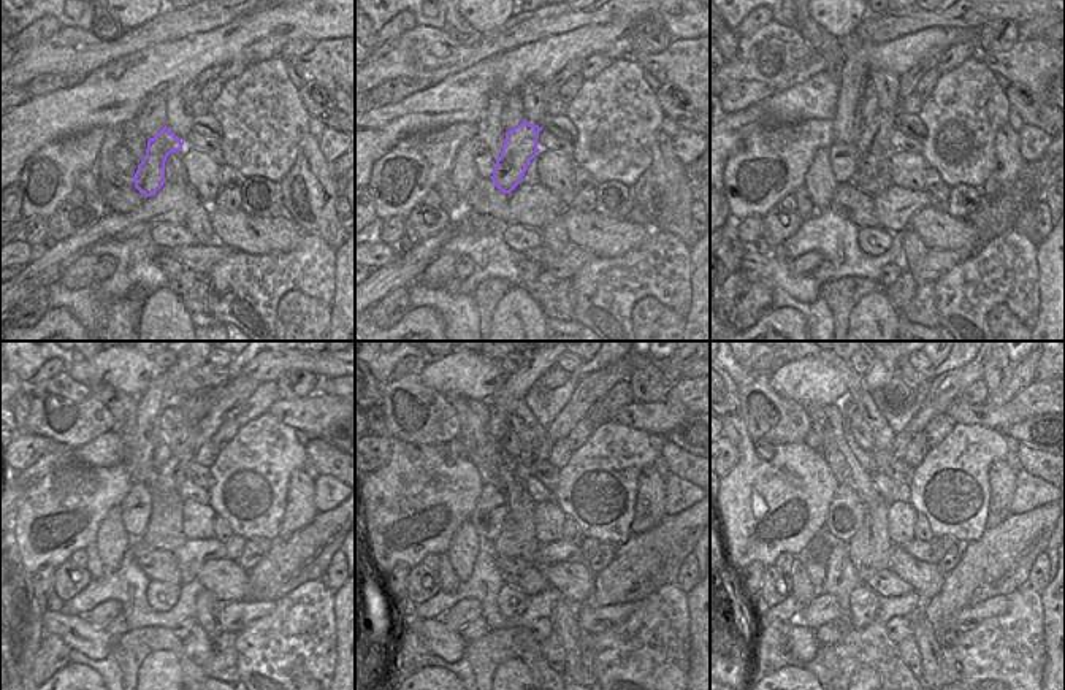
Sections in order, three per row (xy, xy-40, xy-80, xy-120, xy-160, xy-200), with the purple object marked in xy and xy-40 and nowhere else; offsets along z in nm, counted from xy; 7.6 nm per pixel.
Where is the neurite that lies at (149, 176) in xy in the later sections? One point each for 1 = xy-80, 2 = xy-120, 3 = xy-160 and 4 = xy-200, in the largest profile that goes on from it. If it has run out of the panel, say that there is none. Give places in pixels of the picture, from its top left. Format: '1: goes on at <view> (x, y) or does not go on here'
1: goes on at xy-80 (874, 145)
2: goes on at xy-120 (170, 475)
3: goes on at xy-160 (525, 467)
4: goes on at xy-200 (902, 440)

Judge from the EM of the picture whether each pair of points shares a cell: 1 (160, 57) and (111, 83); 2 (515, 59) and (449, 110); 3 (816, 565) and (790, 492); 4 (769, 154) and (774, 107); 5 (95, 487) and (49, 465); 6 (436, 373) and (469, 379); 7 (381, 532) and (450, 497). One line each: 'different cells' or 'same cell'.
1: same cell
2: same cell
3: different cells
4: different cells
5: same cell
6: same cell
7: same cell

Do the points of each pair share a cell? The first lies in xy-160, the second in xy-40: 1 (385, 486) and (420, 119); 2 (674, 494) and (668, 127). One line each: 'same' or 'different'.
1: different
2: different

